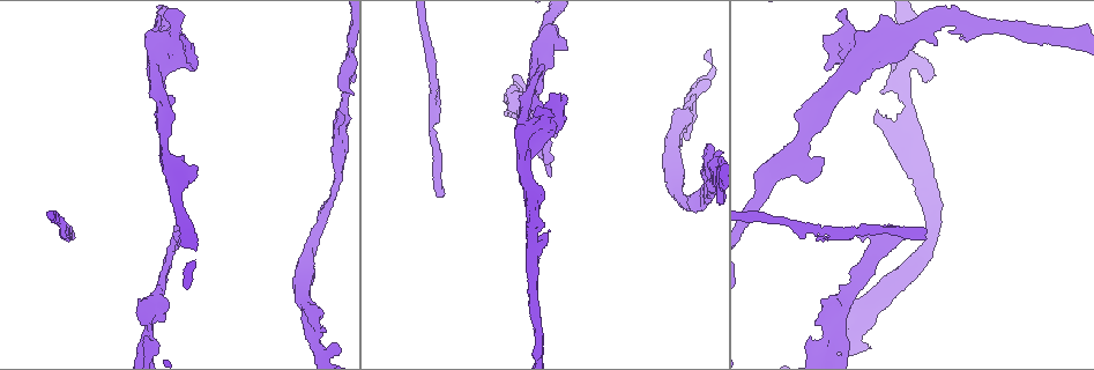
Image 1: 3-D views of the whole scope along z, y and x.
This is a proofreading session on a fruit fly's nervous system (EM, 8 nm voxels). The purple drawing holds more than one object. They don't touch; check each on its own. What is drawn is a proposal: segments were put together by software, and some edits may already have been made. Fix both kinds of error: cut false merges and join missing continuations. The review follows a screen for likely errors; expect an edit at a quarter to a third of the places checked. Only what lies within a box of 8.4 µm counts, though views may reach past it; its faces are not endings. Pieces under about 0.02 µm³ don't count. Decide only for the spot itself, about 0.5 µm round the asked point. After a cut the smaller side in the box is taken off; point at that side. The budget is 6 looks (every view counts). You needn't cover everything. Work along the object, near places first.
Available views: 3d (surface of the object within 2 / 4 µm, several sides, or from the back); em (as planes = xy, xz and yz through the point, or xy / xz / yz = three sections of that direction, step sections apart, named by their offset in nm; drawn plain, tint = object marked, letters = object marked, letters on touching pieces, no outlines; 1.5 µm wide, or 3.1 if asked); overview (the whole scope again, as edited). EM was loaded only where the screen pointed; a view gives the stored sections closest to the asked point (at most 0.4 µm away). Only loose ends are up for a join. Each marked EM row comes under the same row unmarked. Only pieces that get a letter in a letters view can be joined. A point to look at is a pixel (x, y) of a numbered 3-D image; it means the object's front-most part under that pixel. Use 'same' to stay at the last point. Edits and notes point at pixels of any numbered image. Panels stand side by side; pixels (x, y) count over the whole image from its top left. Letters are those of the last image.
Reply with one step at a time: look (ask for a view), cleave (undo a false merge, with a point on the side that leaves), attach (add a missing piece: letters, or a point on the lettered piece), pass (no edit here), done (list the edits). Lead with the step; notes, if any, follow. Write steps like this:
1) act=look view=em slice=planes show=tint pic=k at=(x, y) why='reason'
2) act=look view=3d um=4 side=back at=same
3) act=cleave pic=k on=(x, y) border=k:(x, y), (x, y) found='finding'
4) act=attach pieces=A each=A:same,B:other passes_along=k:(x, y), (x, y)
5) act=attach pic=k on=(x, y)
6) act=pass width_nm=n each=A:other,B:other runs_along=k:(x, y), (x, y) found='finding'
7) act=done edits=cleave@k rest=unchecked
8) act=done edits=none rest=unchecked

act=look view=3d um=2 pic=1 at=(857, 227) why='an open end'

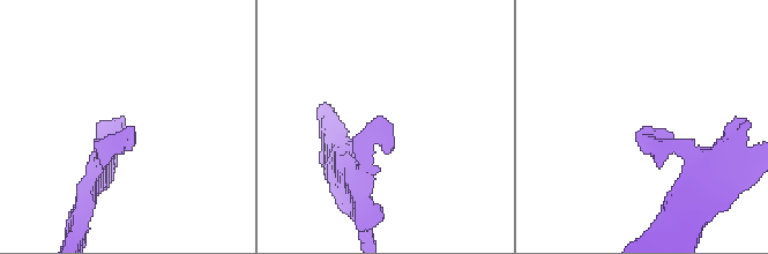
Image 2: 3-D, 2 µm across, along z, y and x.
act=look view=em slice=planes show=tint pic=2 at=(643, 128)

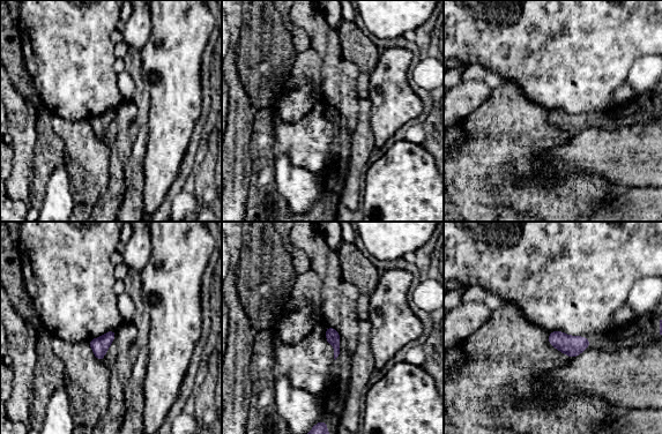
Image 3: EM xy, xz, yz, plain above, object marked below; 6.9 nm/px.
act=look view=em slice=planes show=letters at=same why='see the neighbours'

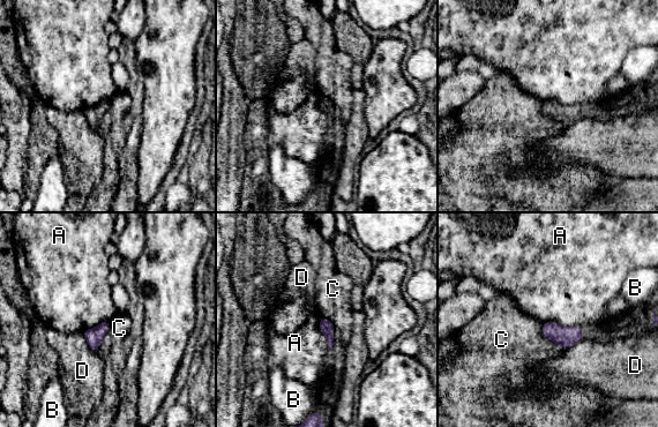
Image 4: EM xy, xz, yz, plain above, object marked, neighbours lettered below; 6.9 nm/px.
act=pass width_nm=100 each=A:other,B:other,C:other,D:other border=4:(541, 324), (544, 335), (565, 349) found='none of them fits'

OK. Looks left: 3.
act=look view=em slice=xz step=8 show=letters pic=1 at=(924, 171) why='branch point'

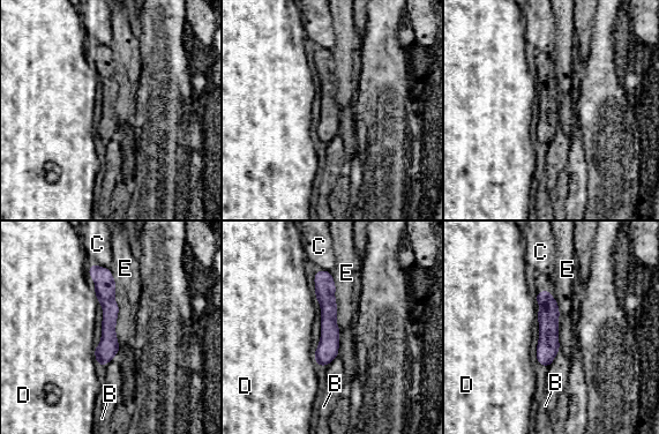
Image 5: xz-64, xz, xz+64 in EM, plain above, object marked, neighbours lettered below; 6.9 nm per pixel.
act=pass width_nm=140 longest_contact=E:500nm each=B:other,C:other,D:other,E:other found='all the same neuron'

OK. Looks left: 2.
act=done edits=none rest=unchecked

